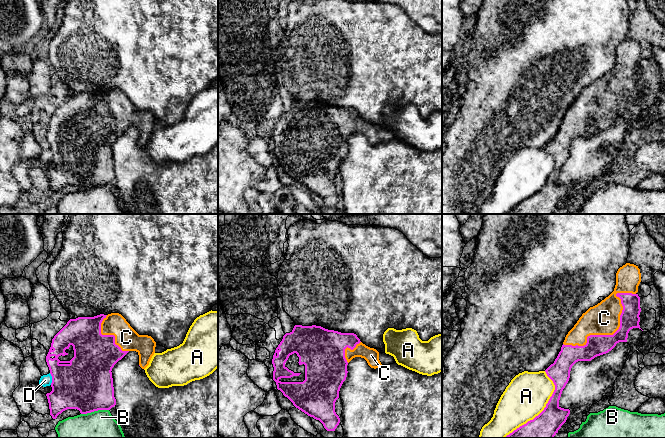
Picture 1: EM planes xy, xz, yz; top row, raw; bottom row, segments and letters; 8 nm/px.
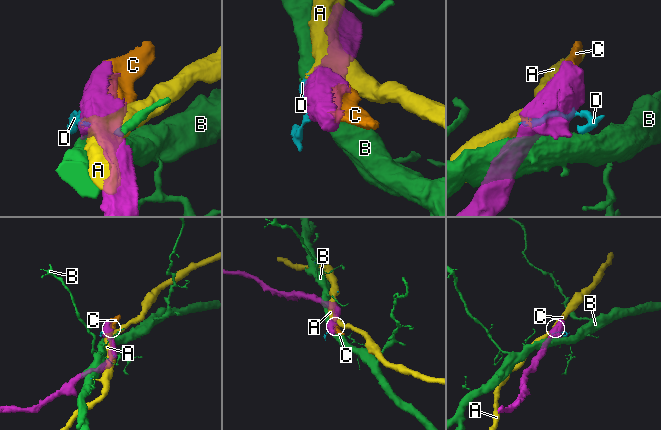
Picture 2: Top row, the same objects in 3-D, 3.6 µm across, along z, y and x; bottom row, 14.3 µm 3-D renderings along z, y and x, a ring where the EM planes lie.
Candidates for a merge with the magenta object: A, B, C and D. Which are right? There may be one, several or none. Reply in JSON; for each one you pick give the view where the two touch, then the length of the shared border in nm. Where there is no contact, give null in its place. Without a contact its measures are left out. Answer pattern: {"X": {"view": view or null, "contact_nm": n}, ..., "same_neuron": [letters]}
{"C": {"view": "yz", "contact_nm": 700}, "same_neuron": ["C"]}

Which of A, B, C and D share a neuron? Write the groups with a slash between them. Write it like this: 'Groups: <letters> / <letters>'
Groups: A D / B / C

